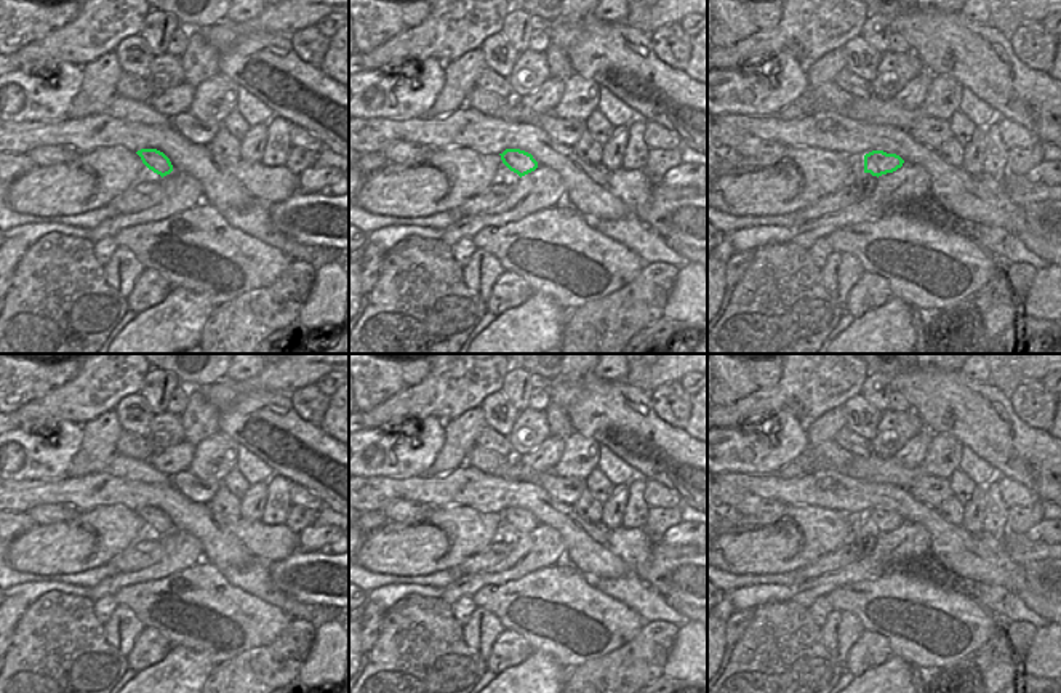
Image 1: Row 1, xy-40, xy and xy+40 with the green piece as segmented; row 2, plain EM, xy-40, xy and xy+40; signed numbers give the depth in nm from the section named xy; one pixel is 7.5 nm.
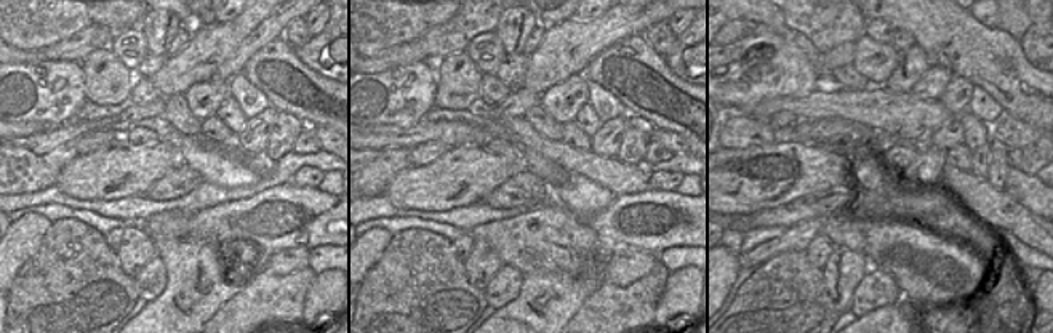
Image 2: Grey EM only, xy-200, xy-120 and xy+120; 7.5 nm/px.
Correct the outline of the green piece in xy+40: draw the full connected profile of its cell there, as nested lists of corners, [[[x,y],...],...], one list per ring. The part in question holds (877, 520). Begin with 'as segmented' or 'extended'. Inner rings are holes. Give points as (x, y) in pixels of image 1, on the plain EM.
as segmented; [[[872,509],[864,514],[864,531],[871,531],[872,535],[882,535],[887,531],[893,531],[901,527],[904,519],[896,512],[887,512],[883,509]]]

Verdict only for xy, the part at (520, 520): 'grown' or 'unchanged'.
unchanged

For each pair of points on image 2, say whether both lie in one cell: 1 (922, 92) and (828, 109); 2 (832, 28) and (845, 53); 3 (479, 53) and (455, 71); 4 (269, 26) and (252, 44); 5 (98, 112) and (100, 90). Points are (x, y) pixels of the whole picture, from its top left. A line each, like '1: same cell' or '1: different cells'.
1: different cells
2: different cells
3: different cells
4: same cell
5: different cells

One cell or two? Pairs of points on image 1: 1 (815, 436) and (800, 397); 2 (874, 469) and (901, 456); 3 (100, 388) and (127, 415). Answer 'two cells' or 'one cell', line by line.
1: two cells
2: two cells
3: two cells

